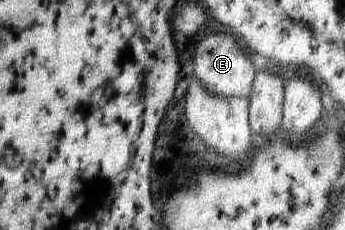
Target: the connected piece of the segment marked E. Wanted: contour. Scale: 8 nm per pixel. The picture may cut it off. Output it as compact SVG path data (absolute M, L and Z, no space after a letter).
M209 33L205 35L193 55L193 67L195 67L195 75L199 77L199 81L205 86L207 91L217 95L250 96L250 89L256 72L253 71L253 63L249 61L249 57L243 53L243 49L239 47L239 43L227 35L227 33Z

